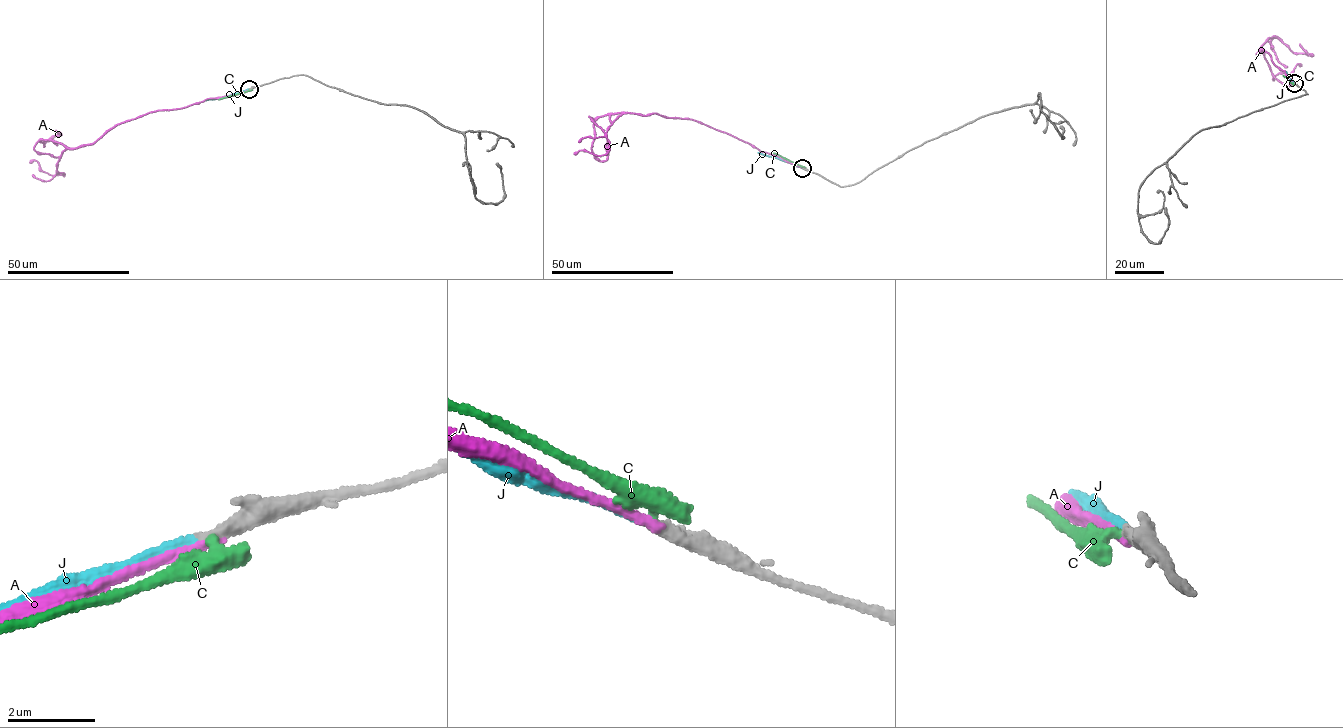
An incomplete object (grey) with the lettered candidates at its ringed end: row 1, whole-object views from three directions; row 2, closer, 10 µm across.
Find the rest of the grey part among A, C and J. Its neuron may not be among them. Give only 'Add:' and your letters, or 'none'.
Add: J

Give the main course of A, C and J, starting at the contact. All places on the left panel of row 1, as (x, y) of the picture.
A: (250, 88), (180, 108), (147, 113), (74, 148), (42, 139), (44, 146), (54, 135), (61, 135), (55, 130)
C: (250, 88), (218, 99)
J: (249, 88), (203, 101)

